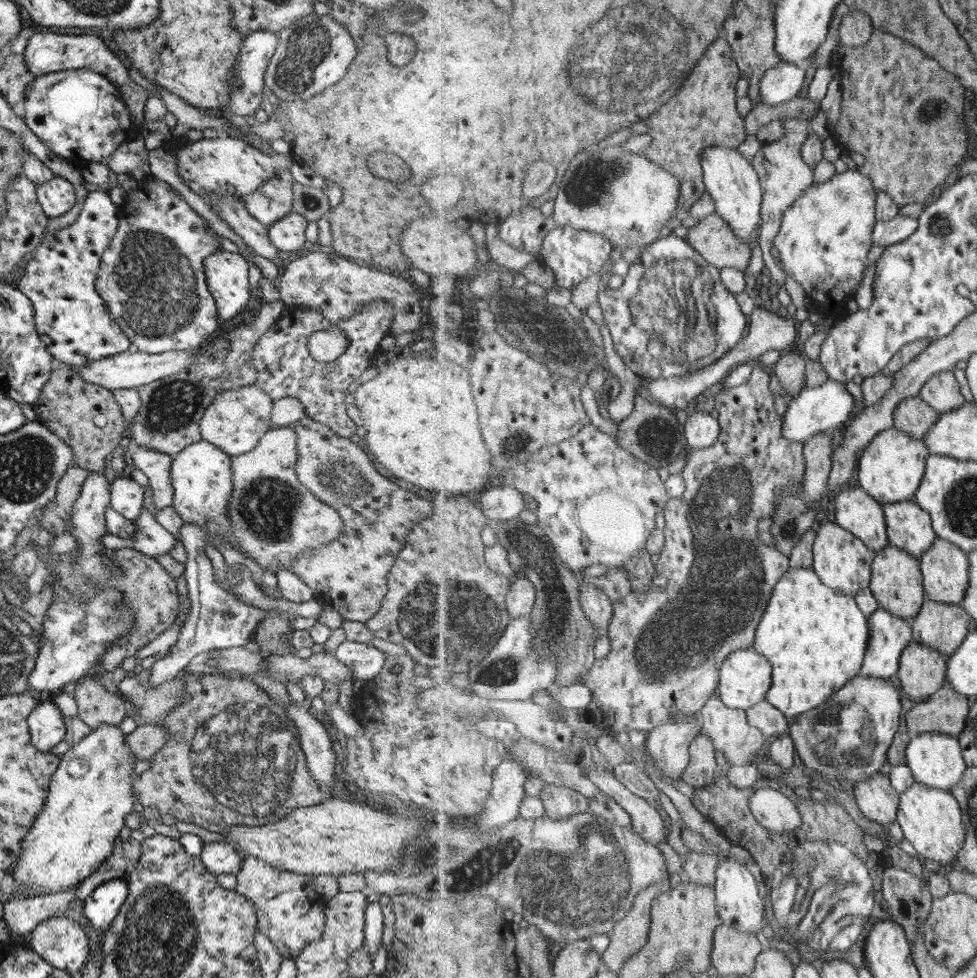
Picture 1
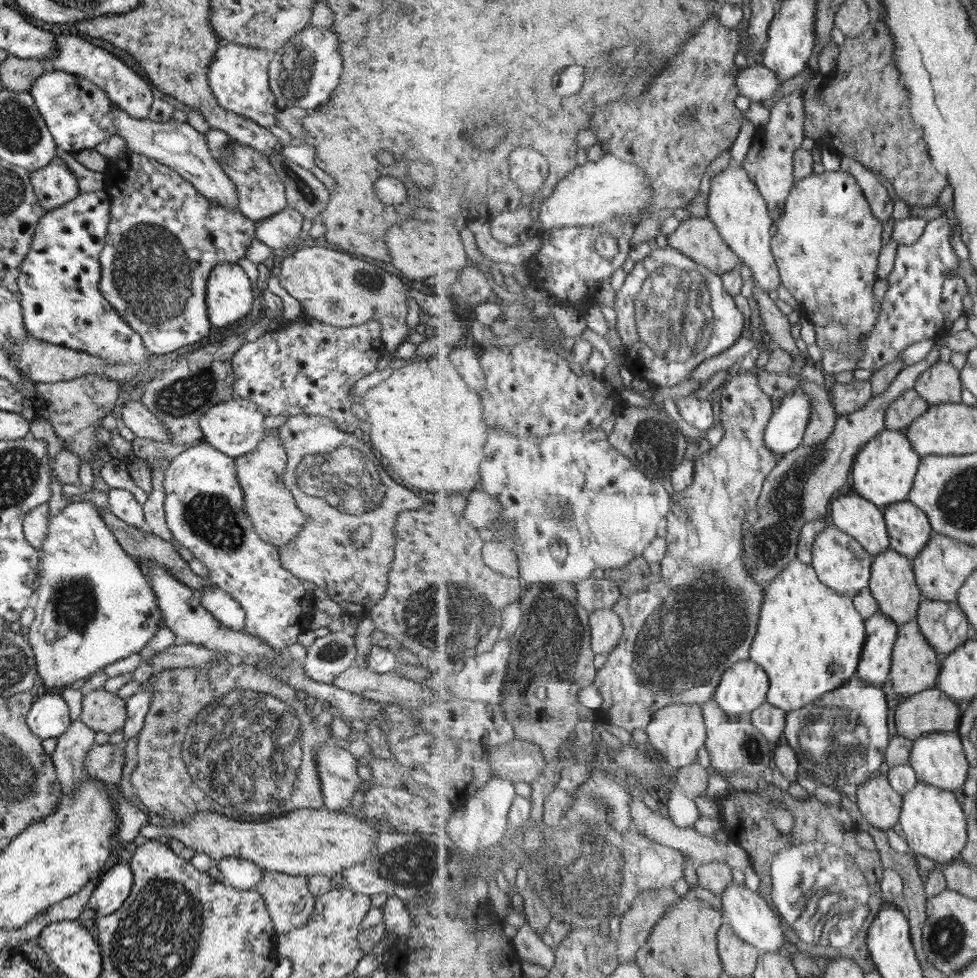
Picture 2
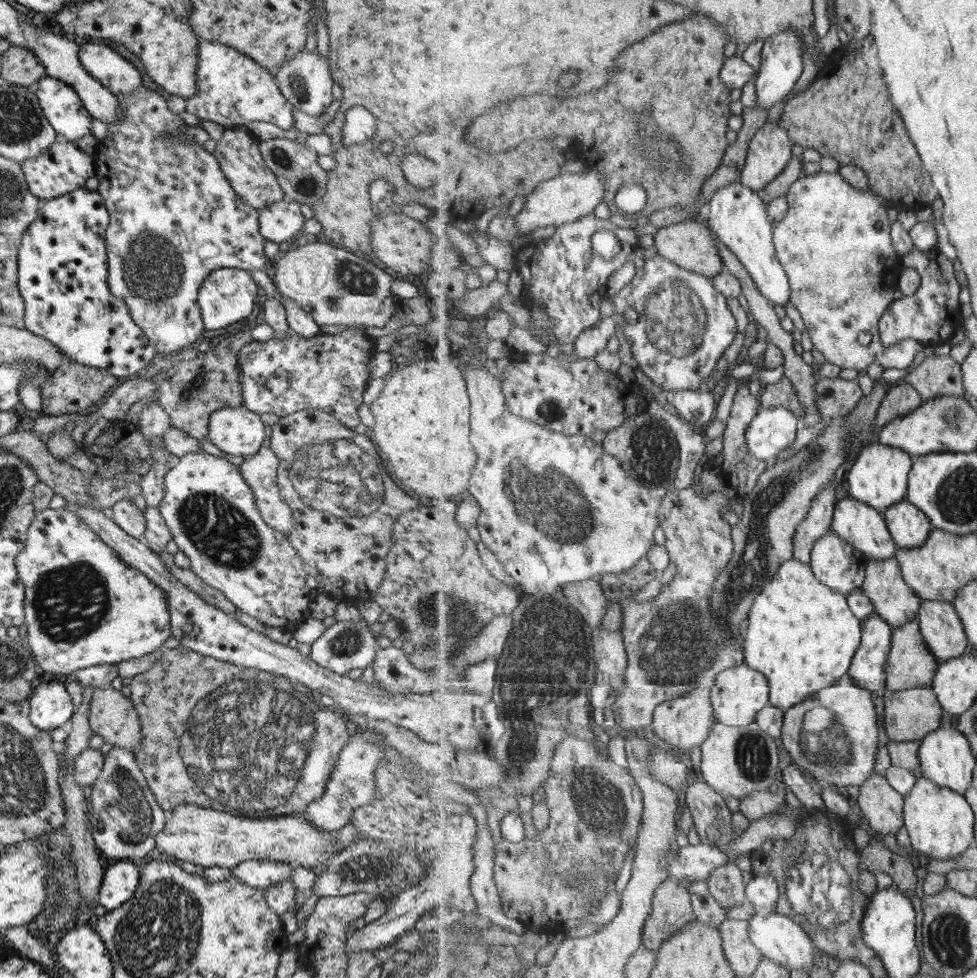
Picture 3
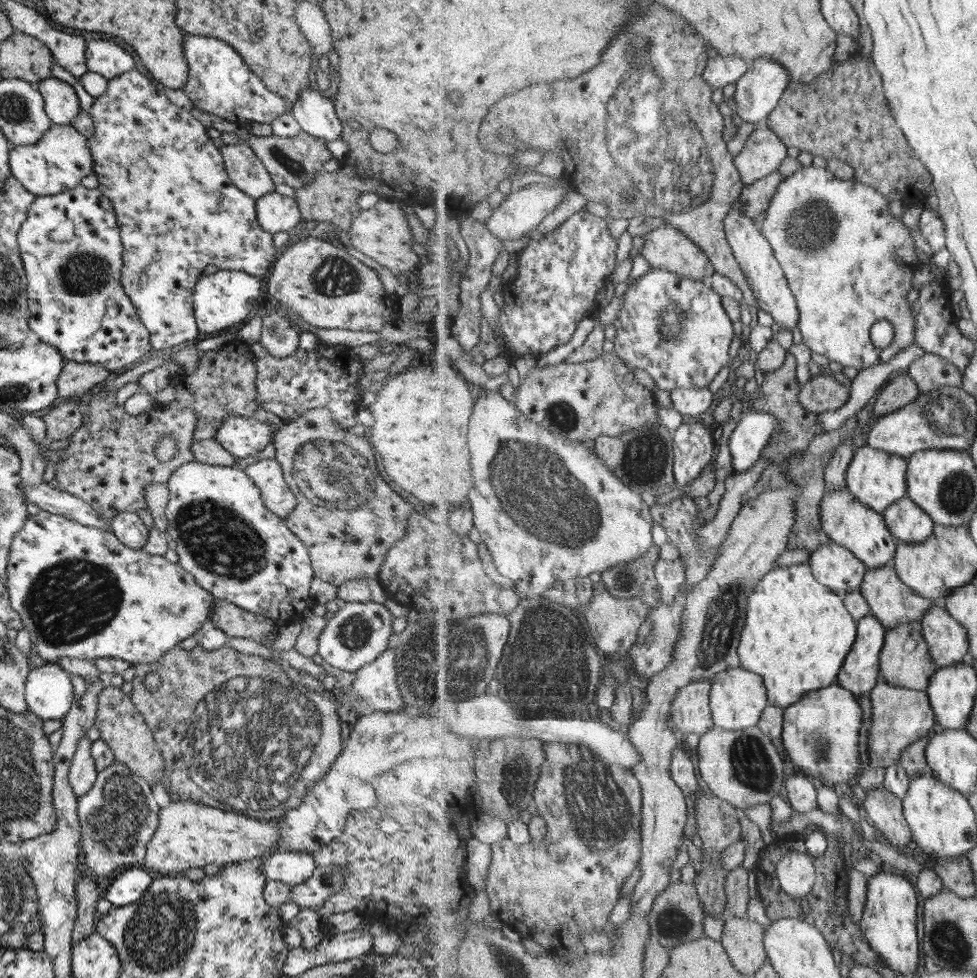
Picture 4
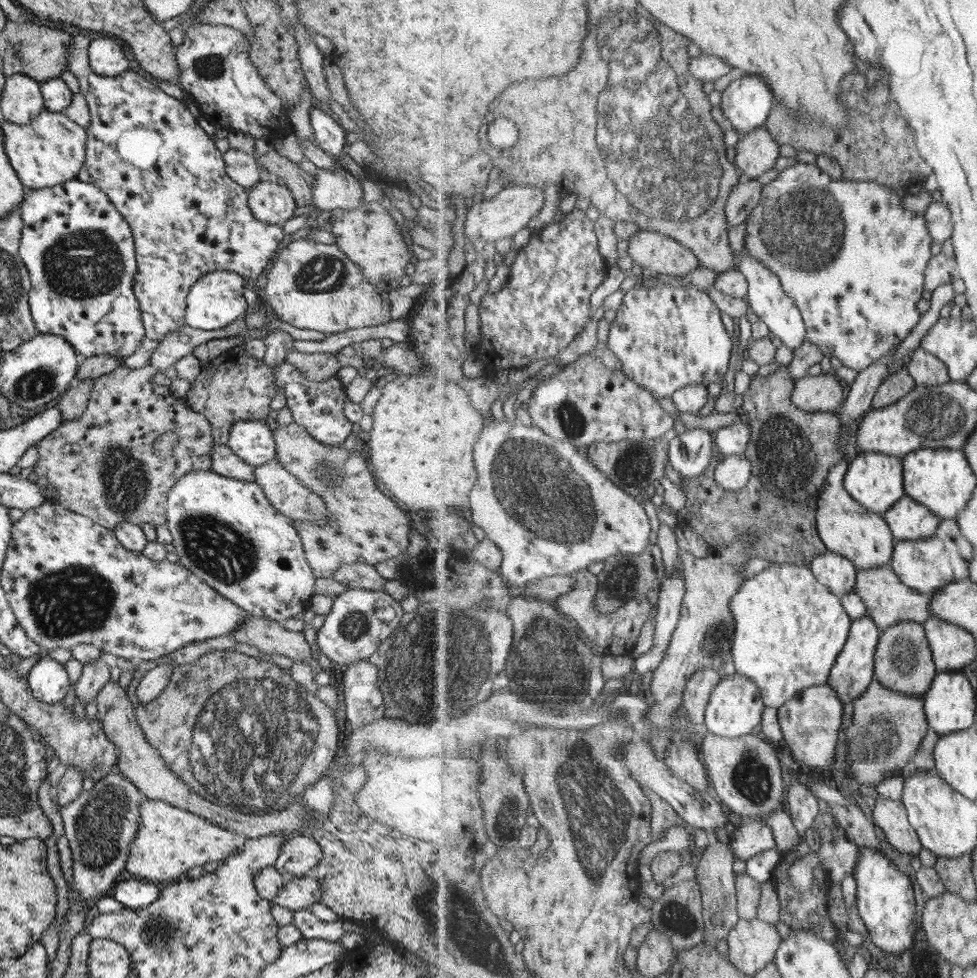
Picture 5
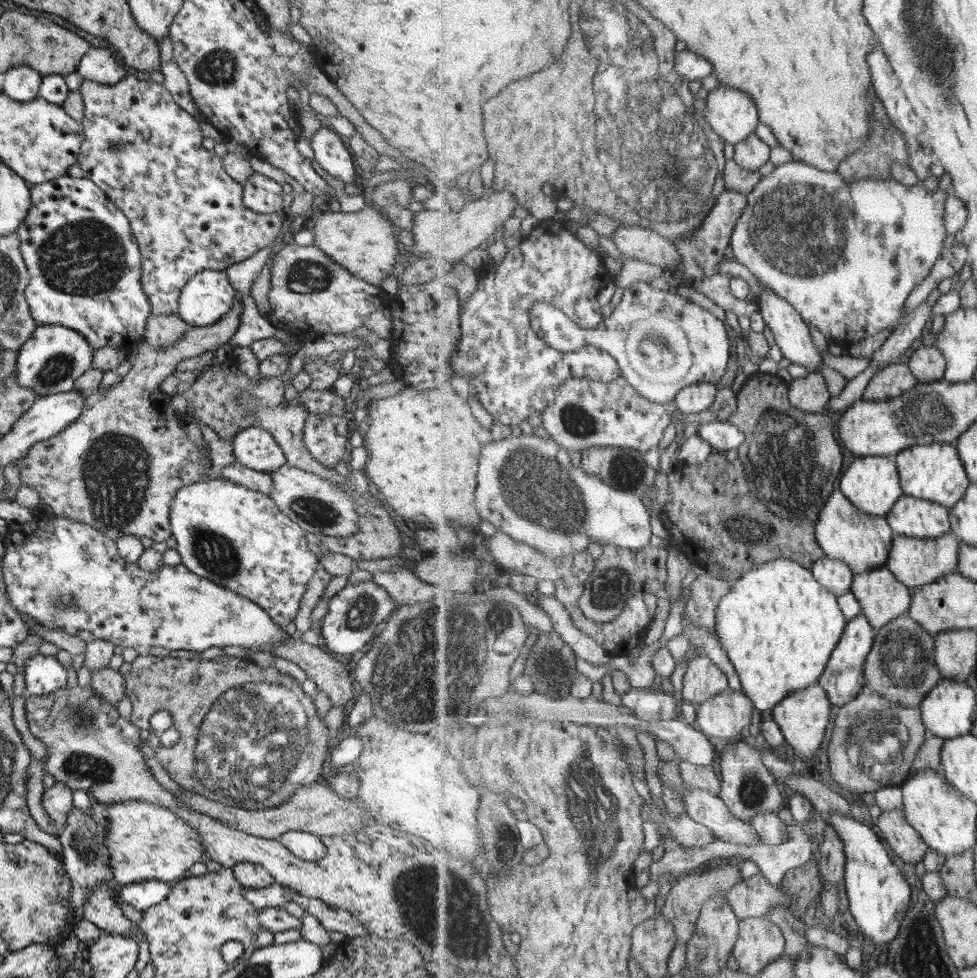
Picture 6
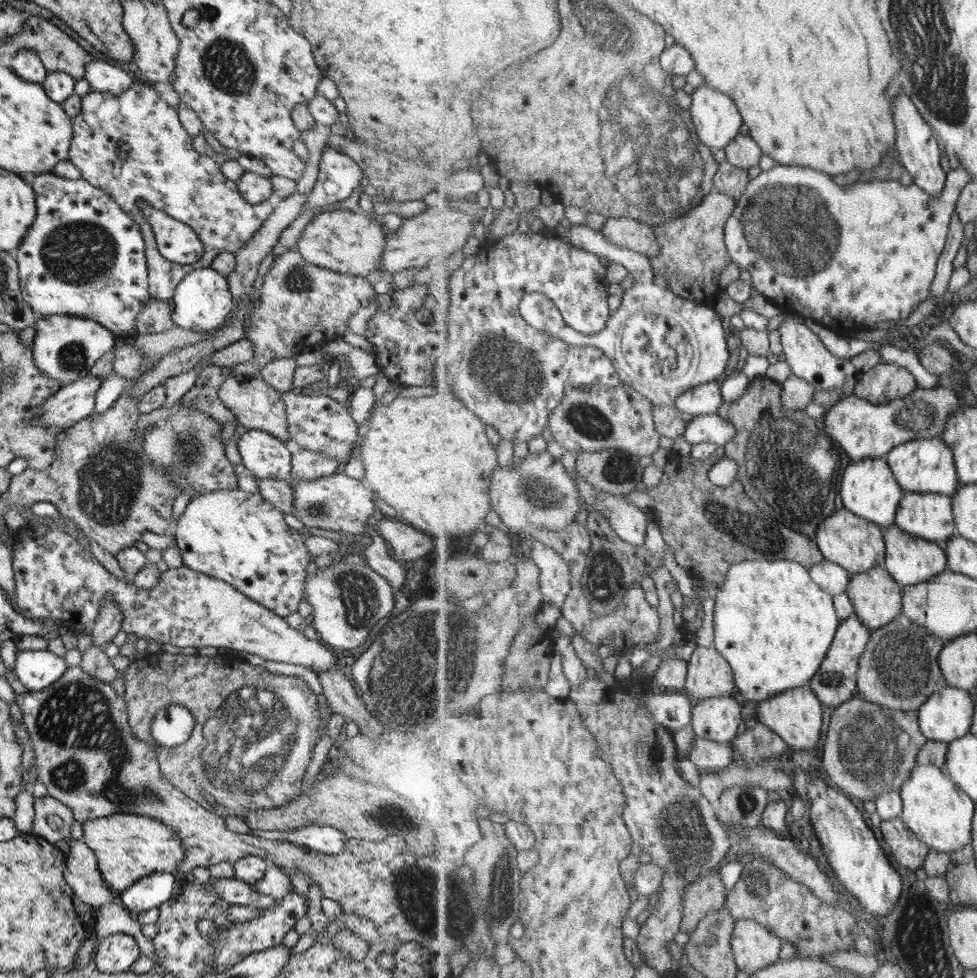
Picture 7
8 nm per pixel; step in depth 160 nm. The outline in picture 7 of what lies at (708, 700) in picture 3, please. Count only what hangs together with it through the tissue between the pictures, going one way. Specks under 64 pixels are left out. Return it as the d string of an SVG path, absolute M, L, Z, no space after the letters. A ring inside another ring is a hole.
M697 646L687 665L685 694L701 700L733 695L737 687L734 670L714 646Z

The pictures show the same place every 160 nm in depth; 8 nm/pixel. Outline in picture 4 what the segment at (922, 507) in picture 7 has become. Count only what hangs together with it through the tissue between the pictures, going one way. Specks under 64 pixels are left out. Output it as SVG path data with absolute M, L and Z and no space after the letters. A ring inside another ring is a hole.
M907 495L884 513L889 530L905 543L925 542L933 533L936 521Z

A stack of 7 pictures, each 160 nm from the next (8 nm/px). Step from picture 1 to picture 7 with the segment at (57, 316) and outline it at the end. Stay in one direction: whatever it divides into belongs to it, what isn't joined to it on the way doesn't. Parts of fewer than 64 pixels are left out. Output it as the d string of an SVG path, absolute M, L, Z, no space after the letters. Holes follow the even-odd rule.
M45 172L34 175L31 187L35 195L35 218L13 250L25 302L42 316L84 316L96 320L114 336L134 333L137 313L150 298L144 240L139 227L100 188L81 178L69 180Z

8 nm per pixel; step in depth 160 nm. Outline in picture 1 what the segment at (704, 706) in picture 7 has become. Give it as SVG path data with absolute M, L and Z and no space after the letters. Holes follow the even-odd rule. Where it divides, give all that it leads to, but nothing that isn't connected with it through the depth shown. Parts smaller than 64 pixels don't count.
M755 646L739 650L729 655L721 667L721 686L717 690L726 705L731 708L749 710L755 704L766 700L773 684L773 665L771 661L758 652Z

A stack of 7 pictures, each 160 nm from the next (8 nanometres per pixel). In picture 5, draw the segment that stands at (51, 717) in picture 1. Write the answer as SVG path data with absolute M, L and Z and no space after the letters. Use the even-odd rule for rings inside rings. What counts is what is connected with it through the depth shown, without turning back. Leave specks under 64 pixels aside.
M48 656L36 660L28 670L26 683L32 697L45 704L62 701L70 684L64 666Z

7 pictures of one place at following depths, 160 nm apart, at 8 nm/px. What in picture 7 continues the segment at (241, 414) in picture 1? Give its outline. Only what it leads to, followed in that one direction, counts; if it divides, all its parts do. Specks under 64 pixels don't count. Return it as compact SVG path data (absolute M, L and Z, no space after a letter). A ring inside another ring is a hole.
M248 429L239 436L236 448L245 473L263 480L287 480L290 476L291 454L285 449L285 442L267 432Z

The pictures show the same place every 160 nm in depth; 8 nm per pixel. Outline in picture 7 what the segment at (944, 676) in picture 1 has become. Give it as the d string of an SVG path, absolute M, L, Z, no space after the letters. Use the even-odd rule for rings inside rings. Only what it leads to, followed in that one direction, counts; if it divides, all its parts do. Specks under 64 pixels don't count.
M902 612L892 623L872 632L868 647L860 658L857 696L894 711L918 711L935 691L949 686L939 659L944 645L943 640Z

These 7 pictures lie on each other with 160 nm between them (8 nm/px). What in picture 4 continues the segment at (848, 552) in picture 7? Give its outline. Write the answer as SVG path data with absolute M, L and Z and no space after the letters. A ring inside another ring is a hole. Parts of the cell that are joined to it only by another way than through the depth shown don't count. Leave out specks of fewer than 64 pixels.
M848 487L826 493L820 507L822 525L830 539L851 550L867 568L876 569L893 562L899 540L889 530L886 518L882 513L859 501Z

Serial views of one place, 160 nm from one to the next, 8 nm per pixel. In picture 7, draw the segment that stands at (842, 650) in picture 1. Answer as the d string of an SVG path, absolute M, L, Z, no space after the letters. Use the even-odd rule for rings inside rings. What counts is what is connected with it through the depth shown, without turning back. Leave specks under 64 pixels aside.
M794 560L745 562L730 567L718 595L713 613L713 646L729 661L740 693L757 703L789 689L805 687L824 663L843 620L836 611L834 596L812 579L805 565Z

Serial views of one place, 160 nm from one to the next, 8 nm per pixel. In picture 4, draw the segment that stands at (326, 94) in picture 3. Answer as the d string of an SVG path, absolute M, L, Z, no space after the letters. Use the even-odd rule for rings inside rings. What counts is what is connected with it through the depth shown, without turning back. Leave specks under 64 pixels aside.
M313 80L300 92L290 112L303 132L325 141L340 138L341 125L334 111L333 99L314 87Z

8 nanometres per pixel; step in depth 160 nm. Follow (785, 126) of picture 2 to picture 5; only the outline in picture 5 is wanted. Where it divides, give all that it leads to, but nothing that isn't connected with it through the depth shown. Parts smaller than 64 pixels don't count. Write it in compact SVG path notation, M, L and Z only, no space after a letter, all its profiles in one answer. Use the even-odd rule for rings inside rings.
M759 127L741 137L736 144L736 166L742 168L748 178L760 178L775 166L779 148L781 145L769 129Z

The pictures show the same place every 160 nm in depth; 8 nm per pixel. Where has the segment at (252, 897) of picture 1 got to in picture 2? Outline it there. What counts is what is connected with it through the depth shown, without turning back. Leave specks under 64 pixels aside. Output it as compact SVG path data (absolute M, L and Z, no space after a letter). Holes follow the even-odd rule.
M263 869L263 876L253 888L264 903L275 938L308 920L314 896L307 889L306 877Z

